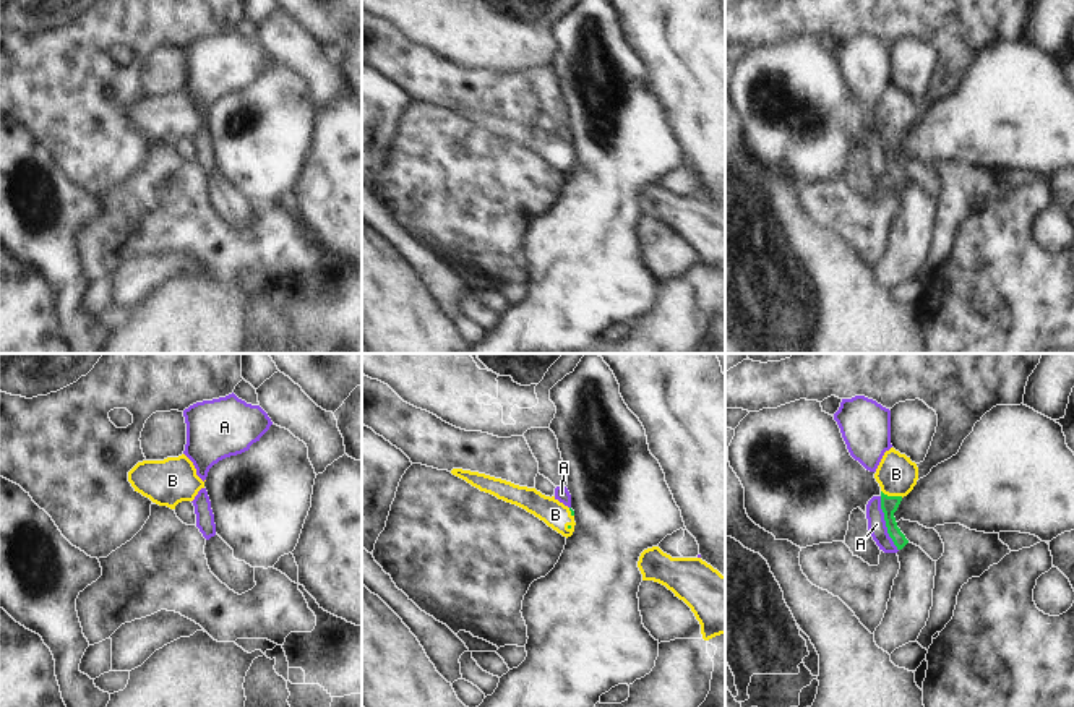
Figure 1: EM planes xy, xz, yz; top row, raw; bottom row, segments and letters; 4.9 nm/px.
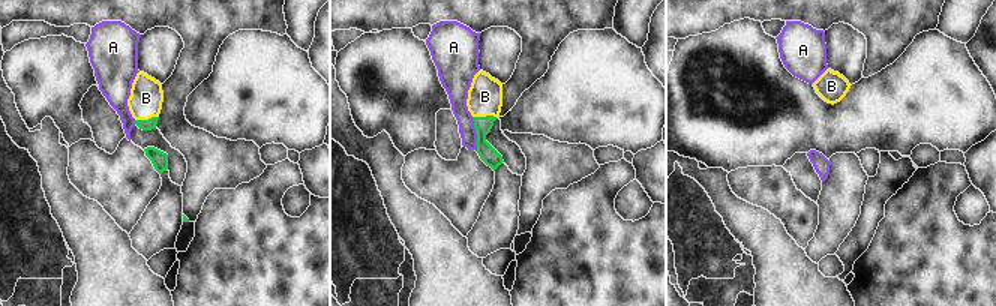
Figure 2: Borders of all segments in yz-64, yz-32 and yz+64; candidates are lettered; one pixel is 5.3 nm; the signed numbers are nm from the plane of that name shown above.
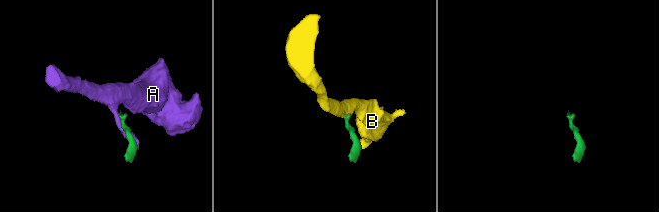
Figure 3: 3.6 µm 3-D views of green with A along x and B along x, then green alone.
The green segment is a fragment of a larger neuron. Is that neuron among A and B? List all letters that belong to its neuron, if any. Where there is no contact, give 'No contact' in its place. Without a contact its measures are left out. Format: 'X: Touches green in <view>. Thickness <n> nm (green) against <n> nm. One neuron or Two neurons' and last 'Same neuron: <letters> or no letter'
A: Touches green in yz. Thickness 90 nm (green) against 90 nm. Two neurons
B: Touches green in yz. Thickness 90 nm (green) against 200 nm. One neuron
Same neuron: B

